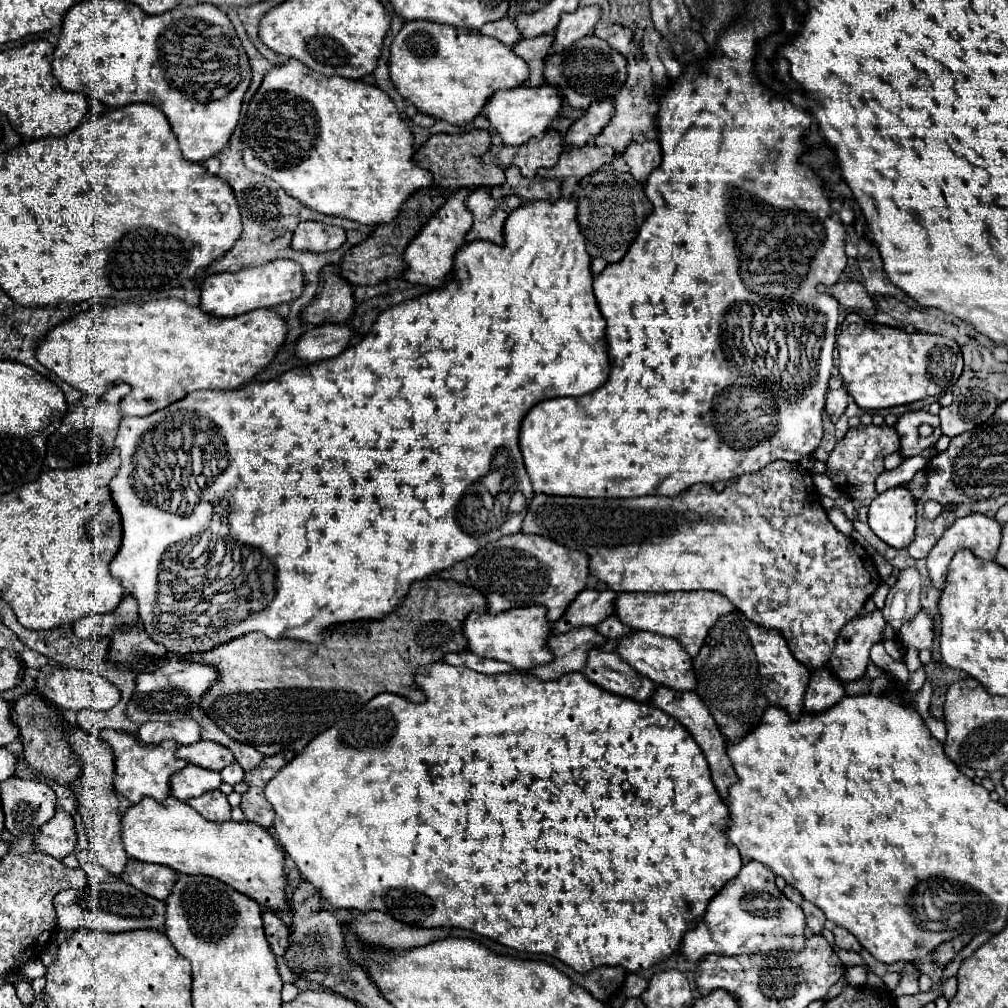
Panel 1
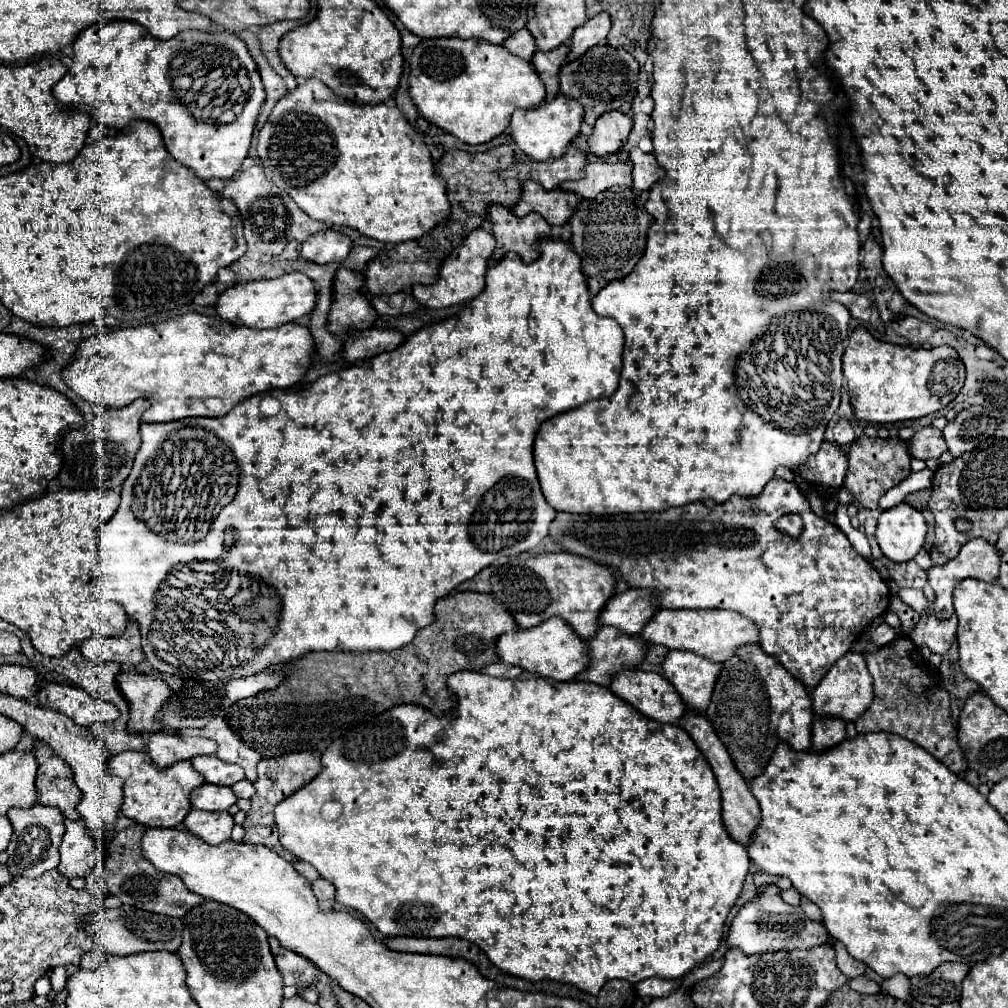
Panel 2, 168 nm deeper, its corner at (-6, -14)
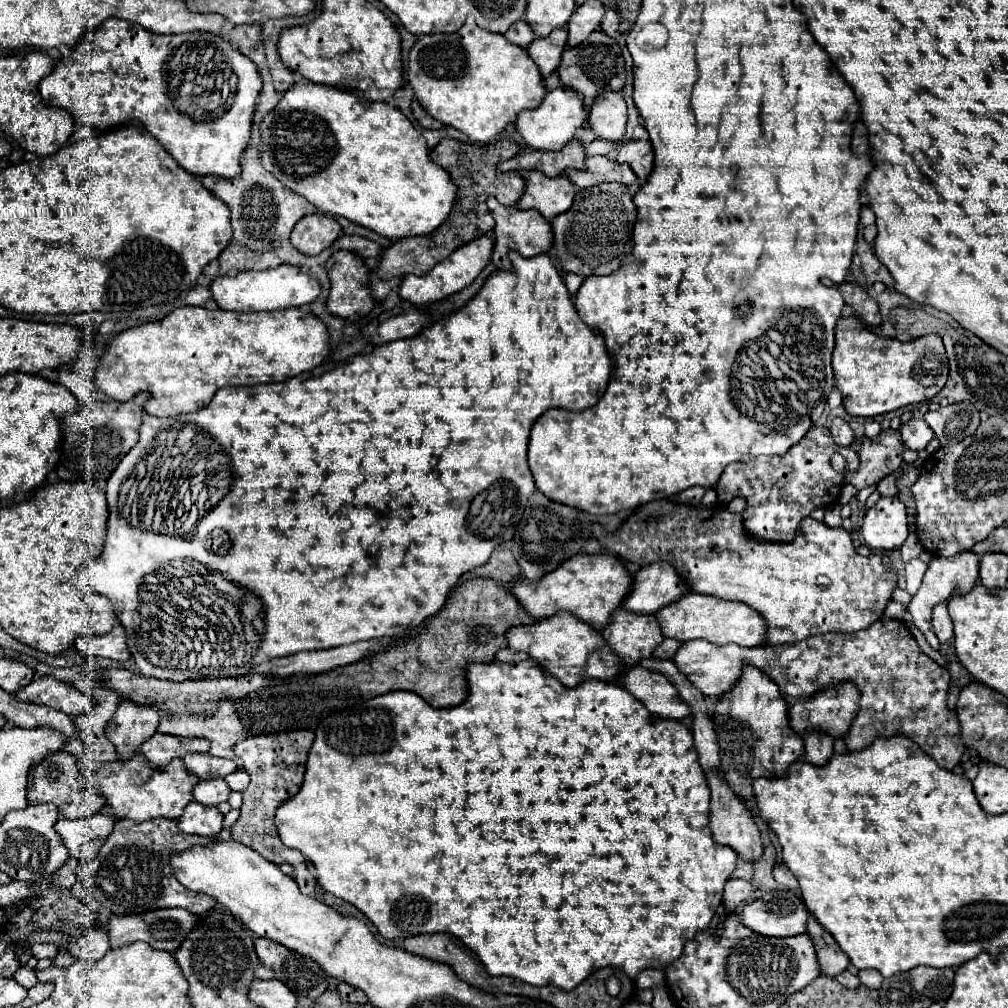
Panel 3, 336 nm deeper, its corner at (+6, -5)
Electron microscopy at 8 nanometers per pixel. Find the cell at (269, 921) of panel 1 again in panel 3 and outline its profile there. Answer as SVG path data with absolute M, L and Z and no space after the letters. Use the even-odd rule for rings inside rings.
M256 938L254 946L260 962L266 968L272 968L276 980L284 982L292 992L306 998L318 998L324 994L328 978L324 980L324 972L314 960L266 938Z

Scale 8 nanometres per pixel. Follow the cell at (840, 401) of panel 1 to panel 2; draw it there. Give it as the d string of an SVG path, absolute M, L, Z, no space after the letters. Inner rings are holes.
M840 419L840 421L836 423L836 427L834 427L834 439L836 439L836 443L840 443L840 445L850 445L850 443L856 439L854 429L852 429L852 425L850 425L848 419Z

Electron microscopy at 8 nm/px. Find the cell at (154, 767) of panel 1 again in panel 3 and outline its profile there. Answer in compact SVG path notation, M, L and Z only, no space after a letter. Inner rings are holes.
M136 752L128 760L114 760L102 764L102 768L96 772L96 782L116 818L144 822L150 818L180 818L184 806L192 800L192 788L196 786L198 778L194 774L188 774L180 758L174 758L168 770L160 770L152 766L140 752Z

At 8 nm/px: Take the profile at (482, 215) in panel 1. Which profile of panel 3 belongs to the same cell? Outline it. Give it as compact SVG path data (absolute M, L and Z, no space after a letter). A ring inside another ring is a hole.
M488 198L488 208L496 220L494 250L492 250L492 264L496 268L500 268L500 270L510 268L510 260L508 260L510 250L516 250L524 258L532 258L536 254L548 252L548 248L552 244L552 228L550 228L550 222L546 218L542 218L542 214L538 210L518 210L516 206L502 206L496 198Z

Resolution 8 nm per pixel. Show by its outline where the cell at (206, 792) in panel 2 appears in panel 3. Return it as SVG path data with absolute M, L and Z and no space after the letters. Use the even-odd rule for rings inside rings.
M200 780L194 786L194 800L204 806L218 806L220 802L228 800L230 788L224 780Z

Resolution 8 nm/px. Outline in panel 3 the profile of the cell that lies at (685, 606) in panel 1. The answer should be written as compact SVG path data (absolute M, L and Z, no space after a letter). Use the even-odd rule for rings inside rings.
M692 592L678 598L678 602L660 608L654 616L658 620L662 636L680 642L700 638L718 646L738 644L738 646L752 648L764 642L764 632L766 632L766 622L762 620L762 616L750 606L746 606L744 602L726 602L726 600L716 600L712 596L702 596Z

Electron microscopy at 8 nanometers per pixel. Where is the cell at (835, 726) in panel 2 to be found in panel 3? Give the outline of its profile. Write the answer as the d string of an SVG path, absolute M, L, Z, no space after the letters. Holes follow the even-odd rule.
M812 730L812 732L806 732L802 738L804 738L804 760L816 766L822 766L830 760L832 744L834 744L832 736L820 730Z

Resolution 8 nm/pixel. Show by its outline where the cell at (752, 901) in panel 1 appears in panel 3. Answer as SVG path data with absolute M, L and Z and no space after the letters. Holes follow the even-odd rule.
M770 890L762 898L744 904L740 922L762 936L798 936L806 932L810 912L790 890Z

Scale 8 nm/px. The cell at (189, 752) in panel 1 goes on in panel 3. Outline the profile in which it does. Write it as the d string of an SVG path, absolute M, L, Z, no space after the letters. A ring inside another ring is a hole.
M186 754L184 764L186 764L186 770L196 774L200 780L224 778L226 774L236 770L236 764L232 760L216 758L212 754Z

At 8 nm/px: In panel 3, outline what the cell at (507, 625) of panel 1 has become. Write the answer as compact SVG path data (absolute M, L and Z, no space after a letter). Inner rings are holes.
M568 612L554 614L552 618L544 618L542 622L526 624L526 626L512 626L506 632L506 642L510 650L526 652L530 658L534 658L544 670L548 670L552 676L556 676L564 686L572 688L580 684L586 678L598 678L612 682L622 674L622 666L614 652L602 642L602 636L592 626L580 622L576 616Z

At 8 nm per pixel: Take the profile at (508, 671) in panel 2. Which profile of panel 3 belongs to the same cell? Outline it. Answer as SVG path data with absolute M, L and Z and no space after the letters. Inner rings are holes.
M504 648L504 650L500 650L500 652L494 656L496 662L520 662L520 660L526 660L526 658L528 658L528 654L524 654L524 652L514 652L514 650L510 650L510 648Z

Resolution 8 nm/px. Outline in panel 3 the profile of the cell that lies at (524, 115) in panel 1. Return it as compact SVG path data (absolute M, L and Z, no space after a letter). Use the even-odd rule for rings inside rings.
M556 88L544 96L538 108L522 110L522 114L516 116L516 130L524 138L524 142L534 150L560 150L566 142L570 142L578 128L582 128L588 120L588 114L584 110L580 94L568 88Z

